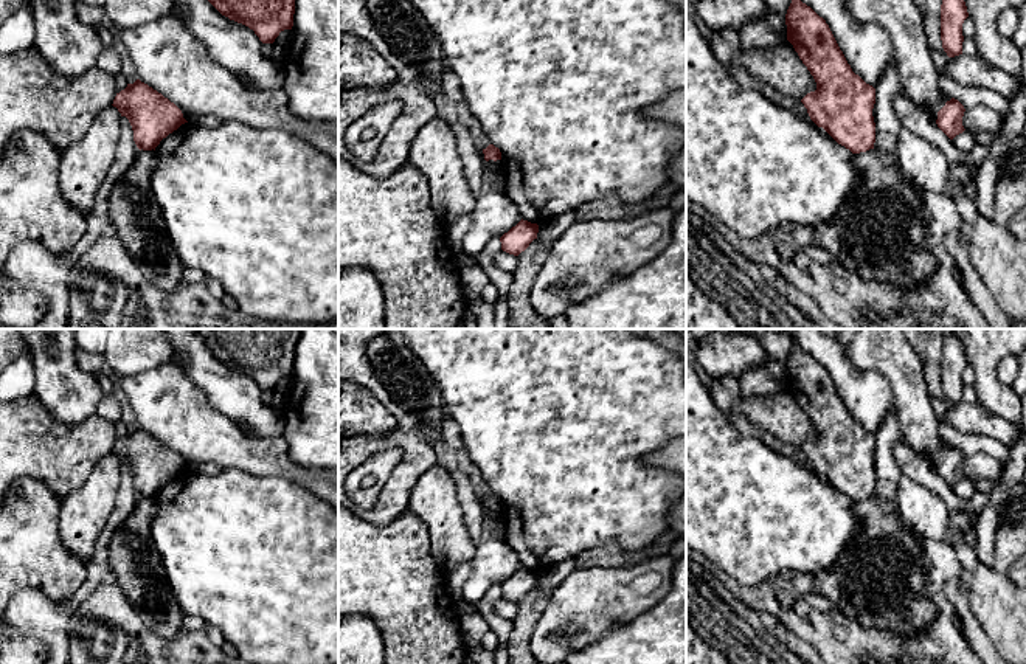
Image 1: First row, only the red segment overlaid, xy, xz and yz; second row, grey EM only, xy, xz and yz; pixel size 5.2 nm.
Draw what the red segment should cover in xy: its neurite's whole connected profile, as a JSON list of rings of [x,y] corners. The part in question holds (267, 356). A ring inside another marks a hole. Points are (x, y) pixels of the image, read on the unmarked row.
[[[200,329],[208,349],[225,365],[255,379],[262,391],[273,391],[284,377],[292,377],[295,348],[301,329]]]

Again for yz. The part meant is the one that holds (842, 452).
[[[798,344],[792,346],[785,361],[785,372],[787,388],[816,430],[816,437],[801,447],[810,467],[852,501],[874,496],[875,470],[872,456],[875,436],[852,419],[826,368]]]

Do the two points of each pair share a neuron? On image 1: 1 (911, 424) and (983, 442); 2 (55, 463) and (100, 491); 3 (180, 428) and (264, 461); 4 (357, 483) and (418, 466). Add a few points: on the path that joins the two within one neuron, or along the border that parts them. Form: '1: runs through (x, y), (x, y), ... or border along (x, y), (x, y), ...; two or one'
1: border along (930, 396), (938, 433), (942, 438); two
2: border along (107, 453), (93, 467), (90, 475), (61, 500); two
3: runs through (201, 435), (244, 453); one
4: border along (399, 447), (399, 463), (373, 506); two

